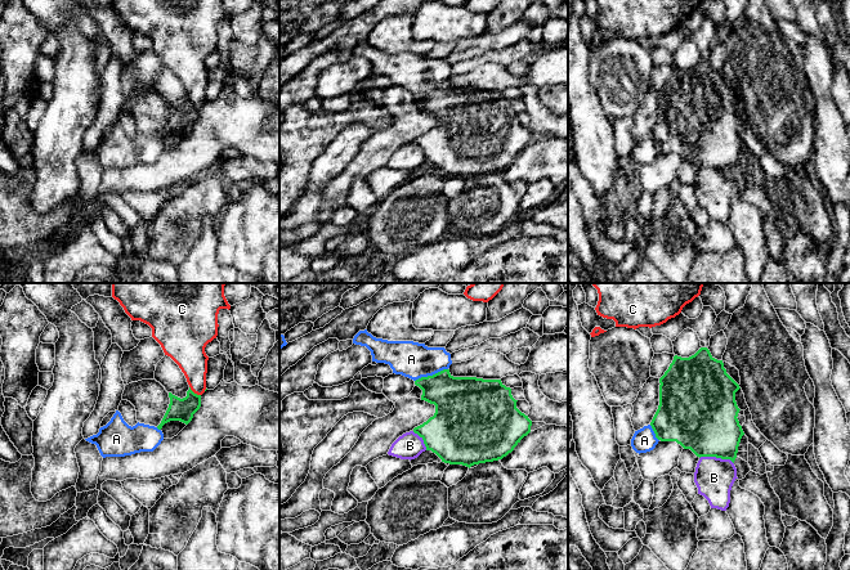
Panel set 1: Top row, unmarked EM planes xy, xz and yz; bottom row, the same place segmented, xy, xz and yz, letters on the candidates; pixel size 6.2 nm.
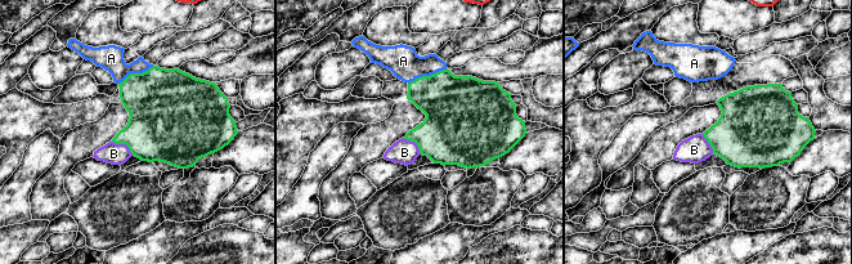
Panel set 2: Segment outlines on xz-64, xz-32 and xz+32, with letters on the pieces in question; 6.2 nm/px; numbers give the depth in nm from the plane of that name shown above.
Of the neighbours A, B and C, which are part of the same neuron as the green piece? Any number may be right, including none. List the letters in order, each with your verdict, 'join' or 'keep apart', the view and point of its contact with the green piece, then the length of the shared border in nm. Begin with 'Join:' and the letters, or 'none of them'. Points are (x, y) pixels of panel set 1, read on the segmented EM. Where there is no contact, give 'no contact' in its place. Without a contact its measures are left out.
Join: A
A: join; meets green in xz at (430, 376); contact 220 nm long
B: keep apart; meets green in yz at (716, 457); contact 220 nm long
C: keep apart; meets green in xy at (193, 393); contact 90 nm long

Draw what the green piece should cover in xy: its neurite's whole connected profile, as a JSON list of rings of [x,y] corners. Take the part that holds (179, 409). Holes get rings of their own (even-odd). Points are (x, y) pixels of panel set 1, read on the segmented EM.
[[[191,387],[183,399],[171,392],[169,392],[169,398],[169,408],[157,427],[139,422],[131,427],[124,421],[121,413],[116,410],[111,421],[100,427],[97,435],[85,440],[95,444],[103,458],[153,452],[164,440],[161,428],[165,423],[180,421],[188,425],[201,407],[201,395],[194,394]]]

